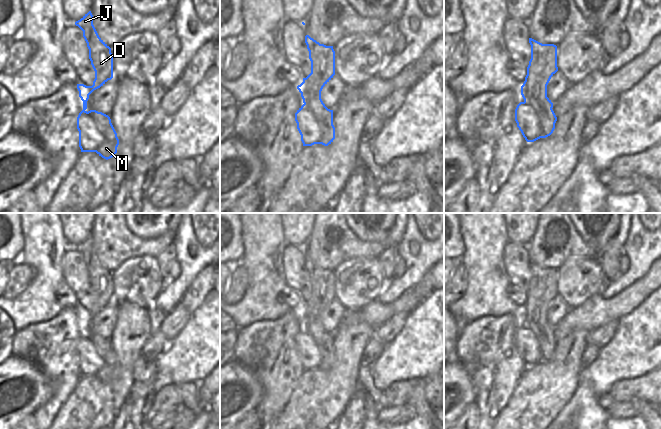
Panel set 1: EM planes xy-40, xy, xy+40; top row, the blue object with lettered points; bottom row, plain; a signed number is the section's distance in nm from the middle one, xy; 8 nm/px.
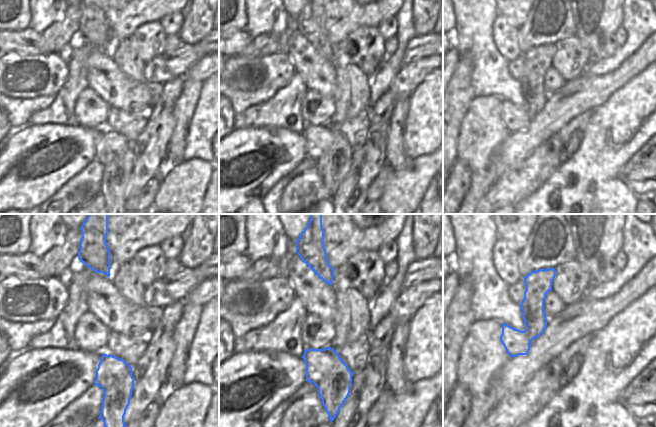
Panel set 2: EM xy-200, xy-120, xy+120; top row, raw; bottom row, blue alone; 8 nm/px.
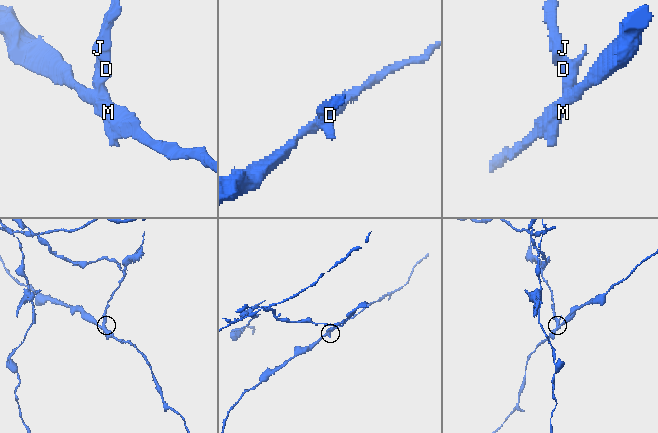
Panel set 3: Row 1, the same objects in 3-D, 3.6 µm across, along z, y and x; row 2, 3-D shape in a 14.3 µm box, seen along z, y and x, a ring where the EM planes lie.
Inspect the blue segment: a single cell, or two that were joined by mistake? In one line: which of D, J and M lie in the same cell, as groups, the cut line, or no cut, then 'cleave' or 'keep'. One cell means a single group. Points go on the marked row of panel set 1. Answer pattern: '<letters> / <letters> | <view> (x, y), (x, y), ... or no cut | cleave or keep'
D J / M | xy+40 (524, 100), (535, 102), (542, 109), (551, 109) | cleave

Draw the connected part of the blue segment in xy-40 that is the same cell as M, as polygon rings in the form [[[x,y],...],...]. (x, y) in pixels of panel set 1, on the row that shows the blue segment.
[[[82,110],[77,117],[81,152],[96,152],[108,160],[117,153],[119,139],[108,115]]]

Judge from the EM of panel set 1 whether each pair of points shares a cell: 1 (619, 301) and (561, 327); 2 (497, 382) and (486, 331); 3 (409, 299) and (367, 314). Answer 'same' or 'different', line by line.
1: same
2: same
3: same

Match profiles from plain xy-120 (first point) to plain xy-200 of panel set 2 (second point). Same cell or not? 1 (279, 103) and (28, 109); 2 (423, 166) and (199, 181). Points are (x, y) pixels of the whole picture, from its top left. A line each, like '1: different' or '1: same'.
1: different
2: same

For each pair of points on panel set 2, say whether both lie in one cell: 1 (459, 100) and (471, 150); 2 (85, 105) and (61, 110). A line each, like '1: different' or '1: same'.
1: different
2: different

